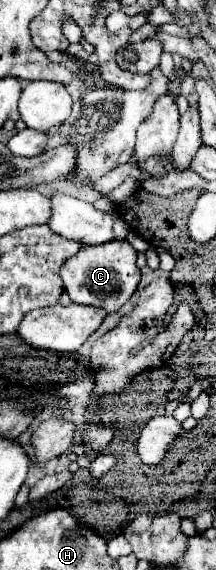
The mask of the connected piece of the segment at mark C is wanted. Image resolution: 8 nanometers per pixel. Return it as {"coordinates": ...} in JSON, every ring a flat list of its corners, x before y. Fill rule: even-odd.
{"coordinates":[[113,240,105,242,101,246,89,246,81,248,75,256,71,256,65,266,61,266,61,280,63,288,69,294,69,298,77,304,91,304,105,308,109,314,119,310,137,290,141,270,135,264,137,252,133,246,125,240]]}

